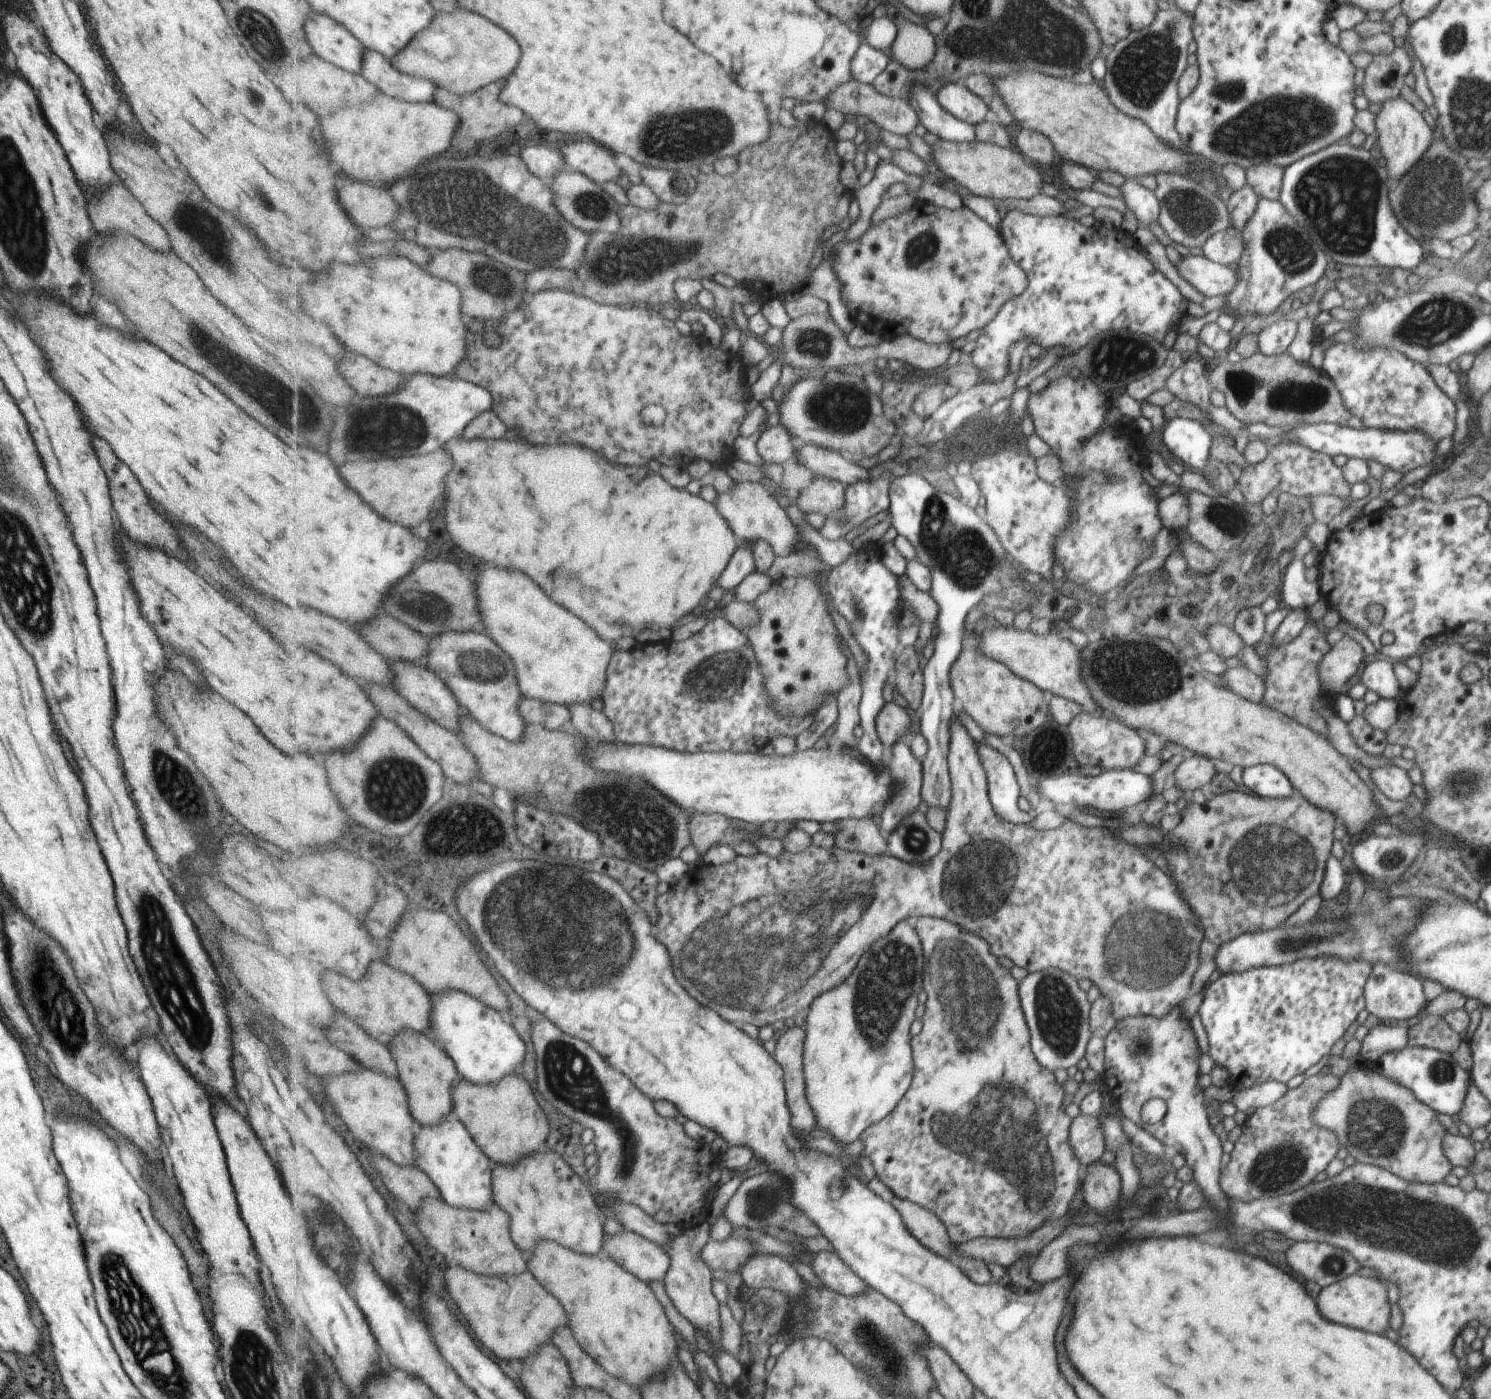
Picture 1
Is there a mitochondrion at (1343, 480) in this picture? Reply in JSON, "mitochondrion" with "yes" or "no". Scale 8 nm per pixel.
{"mitochondrion":"no"}

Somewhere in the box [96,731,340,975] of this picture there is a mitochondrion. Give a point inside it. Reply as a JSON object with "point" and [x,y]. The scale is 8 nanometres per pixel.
{"point":[175,782]}

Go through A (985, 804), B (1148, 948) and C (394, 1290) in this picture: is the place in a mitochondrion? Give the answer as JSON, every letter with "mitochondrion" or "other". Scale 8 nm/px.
{"A":"other","B":"mitochondrion","C":"other"}

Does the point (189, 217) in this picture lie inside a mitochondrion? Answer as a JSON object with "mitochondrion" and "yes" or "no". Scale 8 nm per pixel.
{"mitochondrion":"yes"}

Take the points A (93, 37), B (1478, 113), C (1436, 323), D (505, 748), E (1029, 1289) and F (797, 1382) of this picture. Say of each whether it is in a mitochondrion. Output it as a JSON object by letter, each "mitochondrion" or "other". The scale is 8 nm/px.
{"A":"other","B":"mitochondrion","C":"mitochondrion","D":"other","E":"other","F":"other"}

